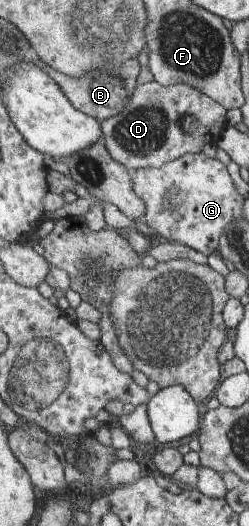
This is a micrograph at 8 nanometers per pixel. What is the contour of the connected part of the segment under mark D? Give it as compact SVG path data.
M155 79L136 86L131 101L123 113L102 121L103 140L113 159L132 172L145 167L160 168L179 159L182 155L201 153L207 143L217 147L228 126L228 109L205 92L199 91L191 84L161 85Z

